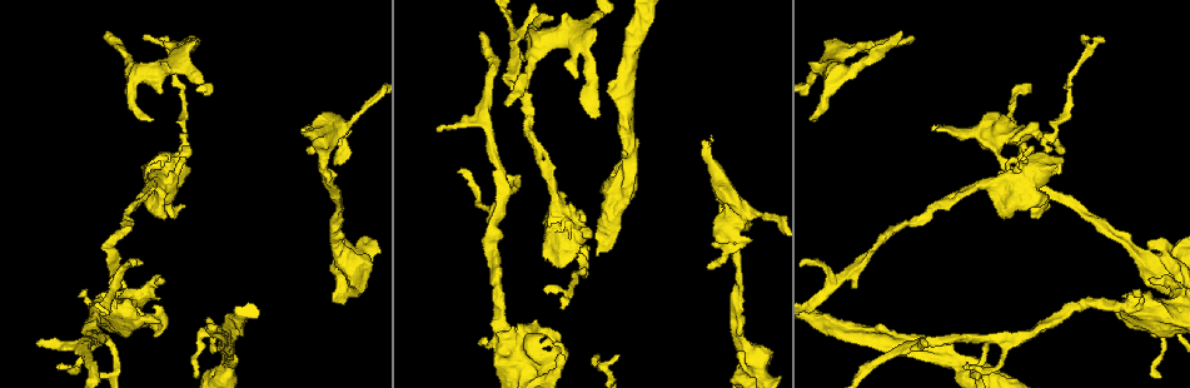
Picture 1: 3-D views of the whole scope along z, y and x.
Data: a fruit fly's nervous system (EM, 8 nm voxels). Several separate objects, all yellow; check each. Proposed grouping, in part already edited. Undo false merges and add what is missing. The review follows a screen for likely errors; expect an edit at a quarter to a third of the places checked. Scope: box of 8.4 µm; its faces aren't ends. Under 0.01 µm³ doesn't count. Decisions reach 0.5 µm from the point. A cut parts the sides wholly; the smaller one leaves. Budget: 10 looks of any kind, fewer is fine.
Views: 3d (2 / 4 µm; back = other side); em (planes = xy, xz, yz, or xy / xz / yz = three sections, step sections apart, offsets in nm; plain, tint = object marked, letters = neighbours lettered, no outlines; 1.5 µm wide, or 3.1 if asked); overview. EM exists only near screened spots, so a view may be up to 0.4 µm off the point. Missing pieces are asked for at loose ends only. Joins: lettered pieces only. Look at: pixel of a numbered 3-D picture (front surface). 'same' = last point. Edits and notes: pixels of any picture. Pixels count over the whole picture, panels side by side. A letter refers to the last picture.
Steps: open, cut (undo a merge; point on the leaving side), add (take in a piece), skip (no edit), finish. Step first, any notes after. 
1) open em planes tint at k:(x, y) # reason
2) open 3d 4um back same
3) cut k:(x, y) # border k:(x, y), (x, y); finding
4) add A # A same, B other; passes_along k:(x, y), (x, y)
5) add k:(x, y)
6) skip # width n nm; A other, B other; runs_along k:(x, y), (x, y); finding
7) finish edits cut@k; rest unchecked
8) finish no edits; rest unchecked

open 3d 4um at 1:(613, 377) # abrupt turn

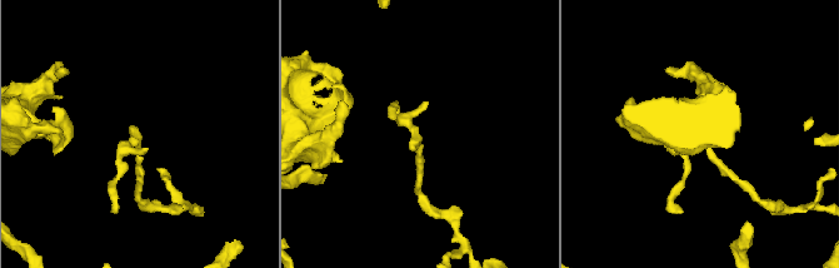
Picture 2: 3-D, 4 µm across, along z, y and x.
open em planes letters at 2:(138, 141) # now the EM

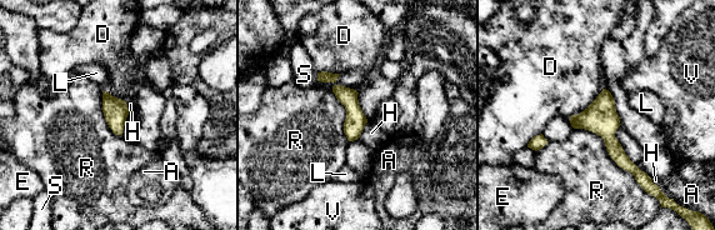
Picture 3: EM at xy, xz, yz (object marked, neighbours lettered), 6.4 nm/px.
skip # A other, D other, E other, H other, L other, R other, S other, V other; border 3:(620, 124), (616, 140), (645, 173); one cell here

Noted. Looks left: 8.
open 3d 4um at 1:(501, 346) # small branch off a trunk

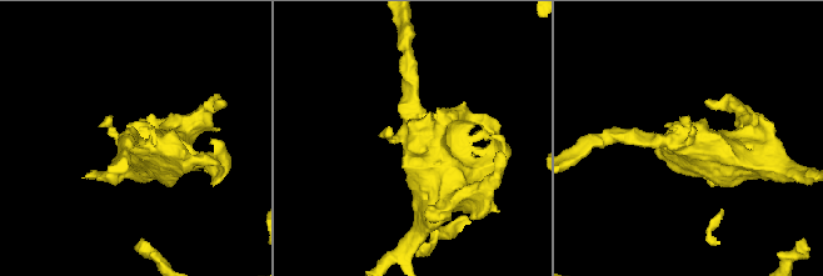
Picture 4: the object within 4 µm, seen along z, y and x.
open em xy step 4 tint at 4:(694, 137)

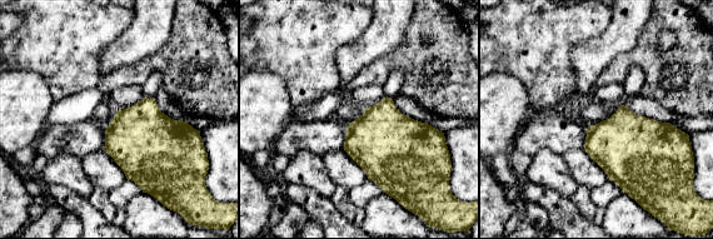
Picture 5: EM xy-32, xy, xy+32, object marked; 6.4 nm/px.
open em planes letters same # another direction

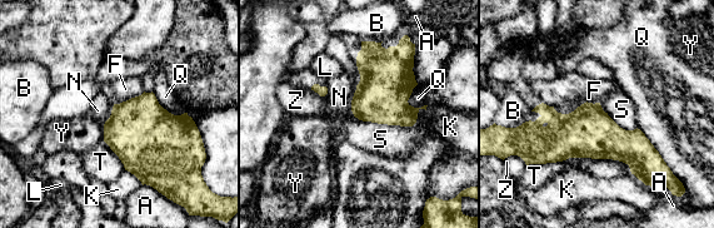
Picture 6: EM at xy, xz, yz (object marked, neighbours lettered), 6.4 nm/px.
skip # A other, B other, F other, K other, L other, N other, Q other, S other, T other, Y other, Z other; arms 3; border 6:(151, 92), (169, 112), (184, 113); continuous, no second cell

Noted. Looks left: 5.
open em xz step 8 plain at 1:(161, 37) # tapers out

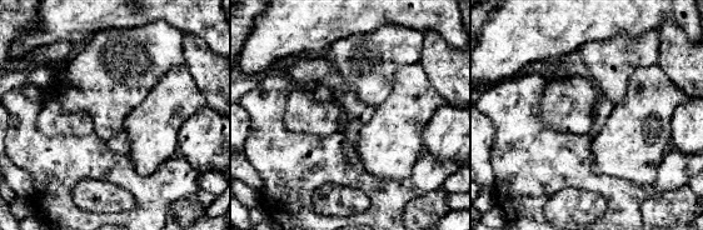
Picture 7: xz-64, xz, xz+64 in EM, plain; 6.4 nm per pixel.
open em xz step 8 letters same # what lies round it

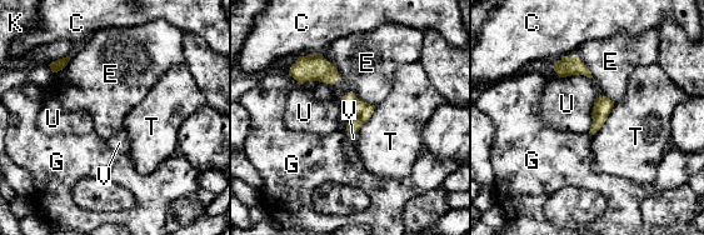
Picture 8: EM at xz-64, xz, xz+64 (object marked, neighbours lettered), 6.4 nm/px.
add V # C other, E other, G other, K other, T other, U other, V same; passes_along 8:(359, 113), (352, 130), (353, 138); it goes on there

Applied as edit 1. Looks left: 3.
open 3d 2um at 1:(311, 128) # branch stops here

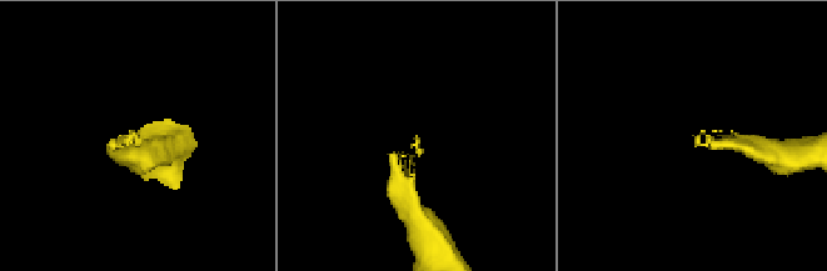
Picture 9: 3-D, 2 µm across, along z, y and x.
open em xz step 8 tint at 9:(695, 142)

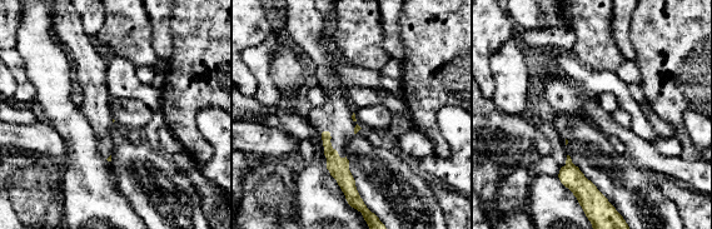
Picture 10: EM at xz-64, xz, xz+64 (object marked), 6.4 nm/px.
open em planes letters same

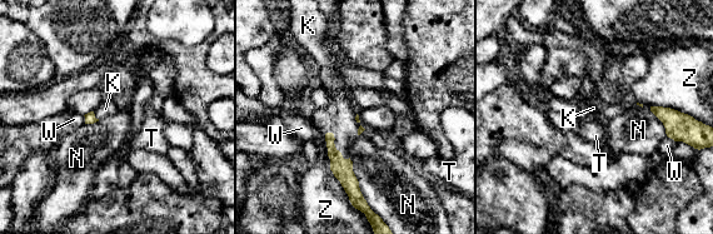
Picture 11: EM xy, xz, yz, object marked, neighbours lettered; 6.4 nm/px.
add K # longest_contact Z 360 nm; K same, N other, T other, W other, Z other; it goes on there

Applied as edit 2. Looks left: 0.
finish edits add@8, add@11; rest unchecked

